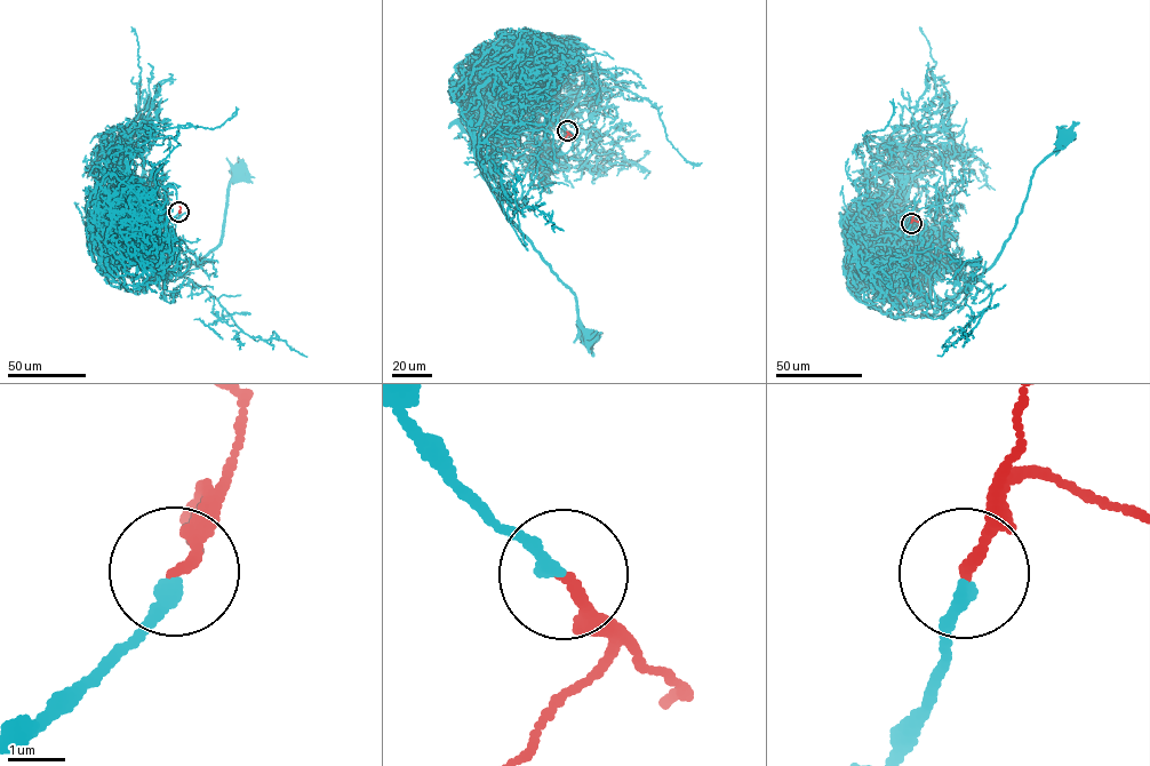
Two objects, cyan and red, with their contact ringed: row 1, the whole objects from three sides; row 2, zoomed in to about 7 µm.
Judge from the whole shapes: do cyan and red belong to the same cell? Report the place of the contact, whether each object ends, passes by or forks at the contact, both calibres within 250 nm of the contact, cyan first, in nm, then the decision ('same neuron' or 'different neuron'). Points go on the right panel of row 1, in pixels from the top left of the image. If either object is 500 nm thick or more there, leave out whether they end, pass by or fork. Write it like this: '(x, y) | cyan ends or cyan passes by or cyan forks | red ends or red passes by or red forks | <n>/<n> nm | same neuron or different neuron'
(911, 223) | cyan ends | red ends | 240/190 nm | same neuron

